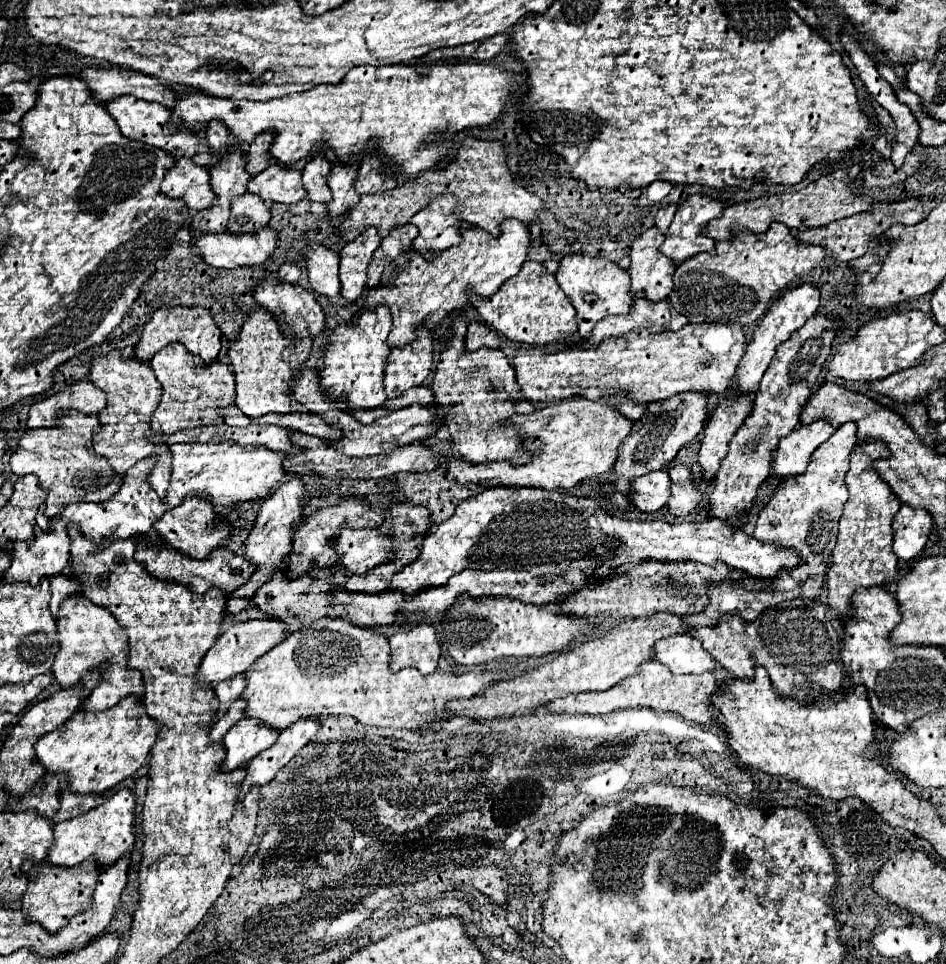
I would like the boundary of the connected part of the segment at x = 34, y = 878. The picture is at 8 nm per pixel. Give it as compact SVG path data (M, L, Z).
M91 857L89 861L83 861L81 865L75 865L75 867L55 867L55 865L49 865L47 861L37 865L27 863L27 867L23 867L23 873L27 875L29 885L25 895L21 897L19 911L25 915L29 923L39 923L47 933L53 935L59 929L63 929L73 915L81 913L81 909L89 905L99 871L97 871L95 859Z

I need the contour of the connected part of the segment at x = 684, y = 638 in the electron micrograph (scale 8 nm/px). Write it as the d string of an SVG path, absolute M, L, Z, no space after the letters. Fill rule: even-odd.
M675 635L657 641L655 659L665 663L673 673L703 675L717 667L717 661L703 649L701 641L693 635Z

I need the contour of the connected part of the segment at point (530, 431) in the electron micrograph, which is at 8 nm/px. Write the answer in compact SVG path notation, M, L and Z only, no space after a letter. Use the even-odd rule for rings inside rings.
M573 397L565 401L547 403L543 409L537 409L531 415L513 415L511 421L517 423L521 431L525 431L529 441L527 445L535 451L541 451L529 465L511 467L507 461L497 461L489 465L469 465L465 459L457 457L449 459L447 477L465 485L487 485L495 479L505 487L543 487L563 491L583 479L609 473L617 461L617 449L621 445L621 439L625 439L633 429L633 421L619 413L617 407L609 405L605 397L597 401Z

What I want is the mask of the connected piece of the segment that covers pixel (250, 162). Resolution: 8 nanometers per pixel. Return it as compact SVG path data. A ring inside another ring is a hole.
M261 133L261 137L257 137L257 141L253 141L253 145L249 145L245 171L251 177L259 175L263 169L267 169L267 167L277 163L277 161L273 161L273 157L269 157L269 153L265 153L265 149L269 149L269 141L273 141L269 137L269 133Z

